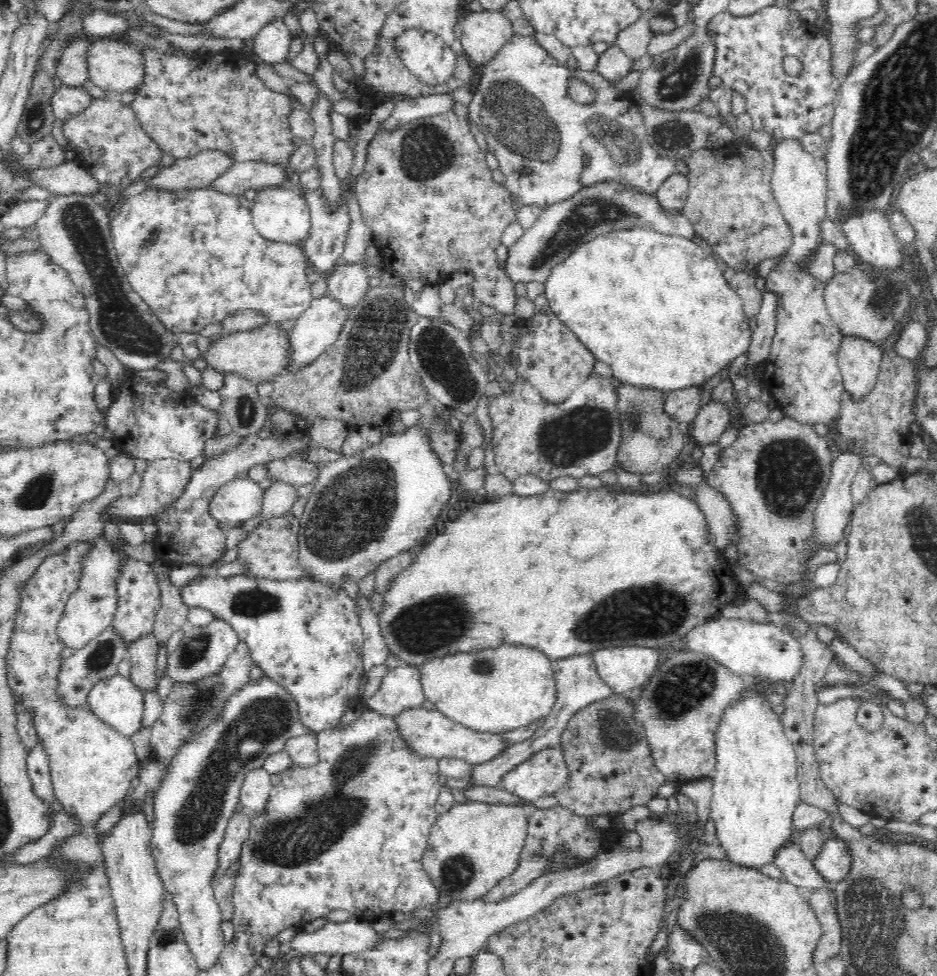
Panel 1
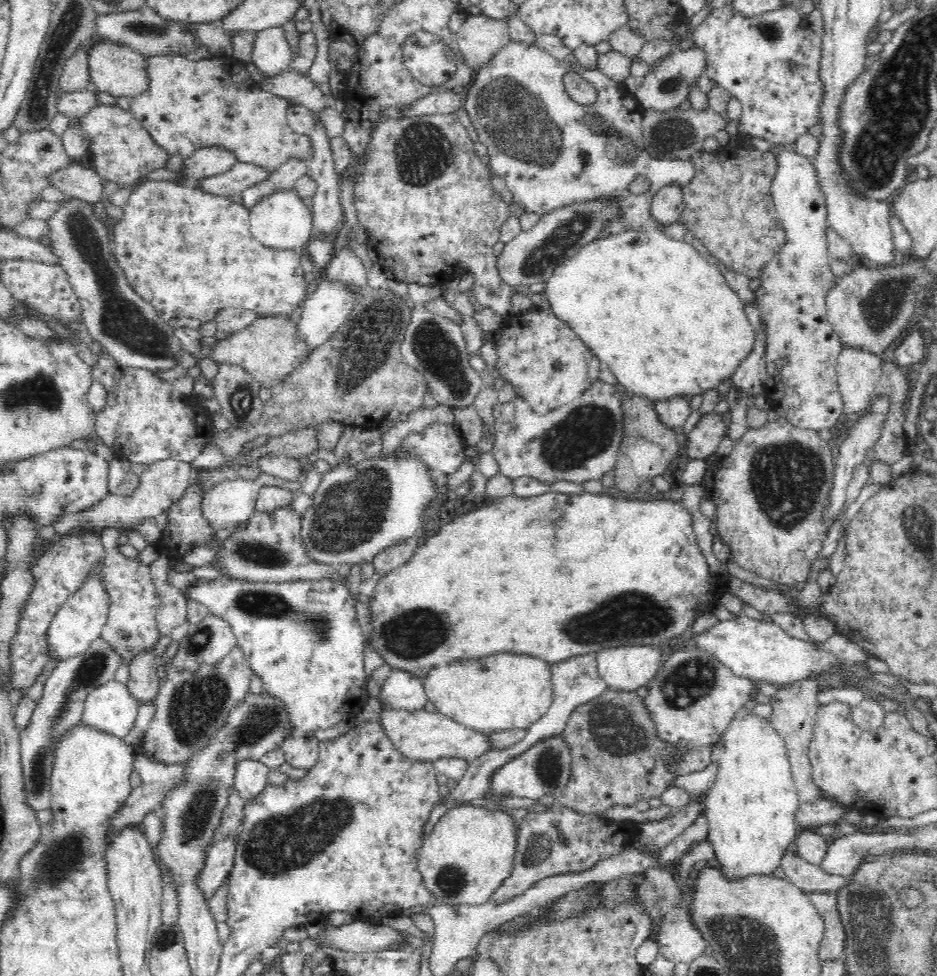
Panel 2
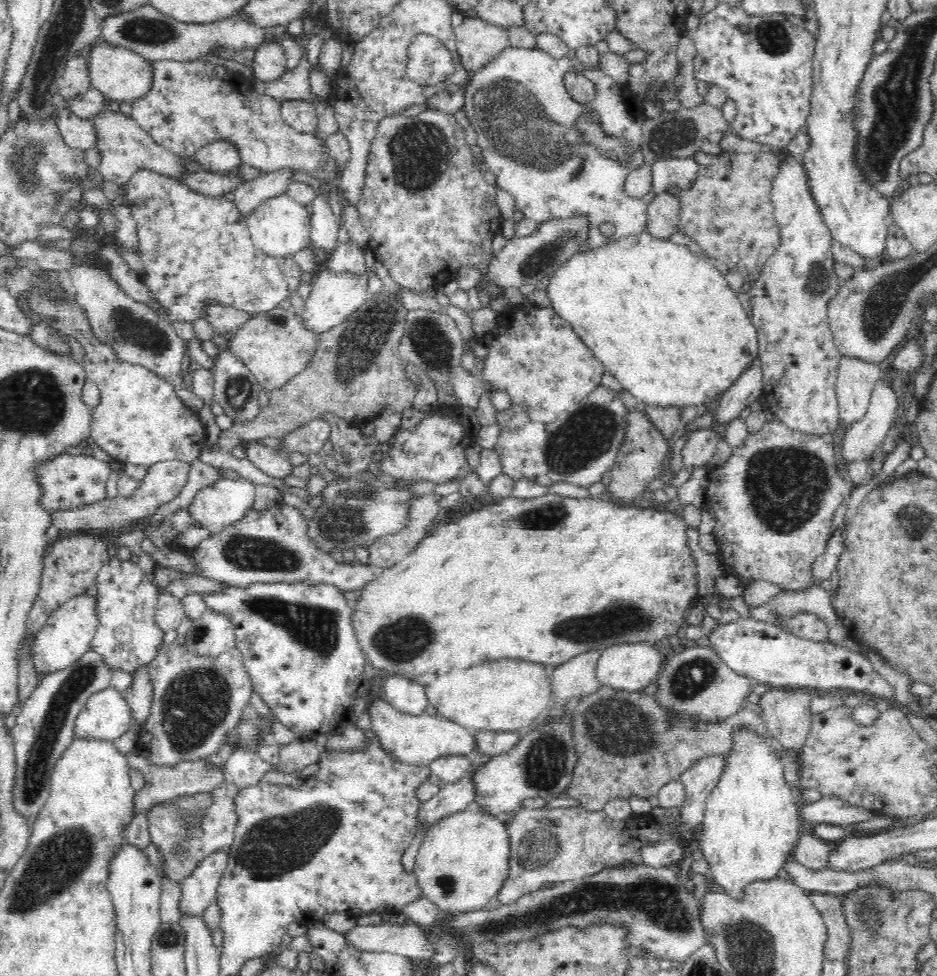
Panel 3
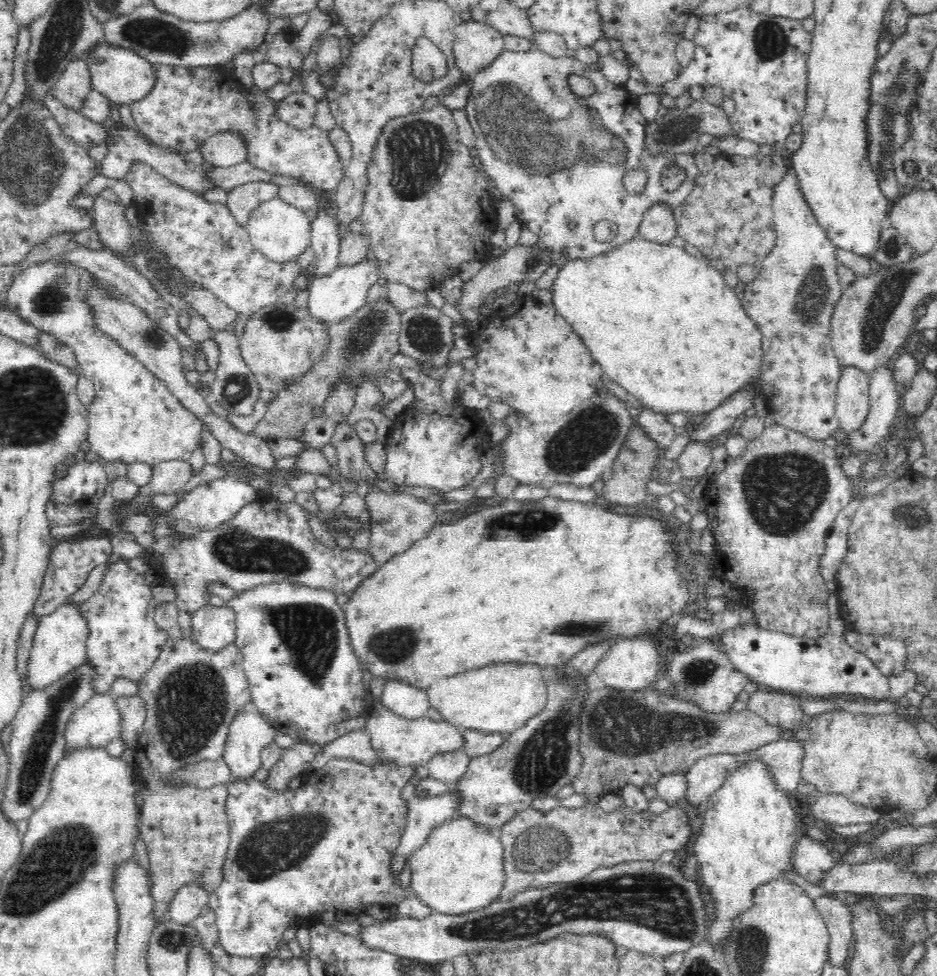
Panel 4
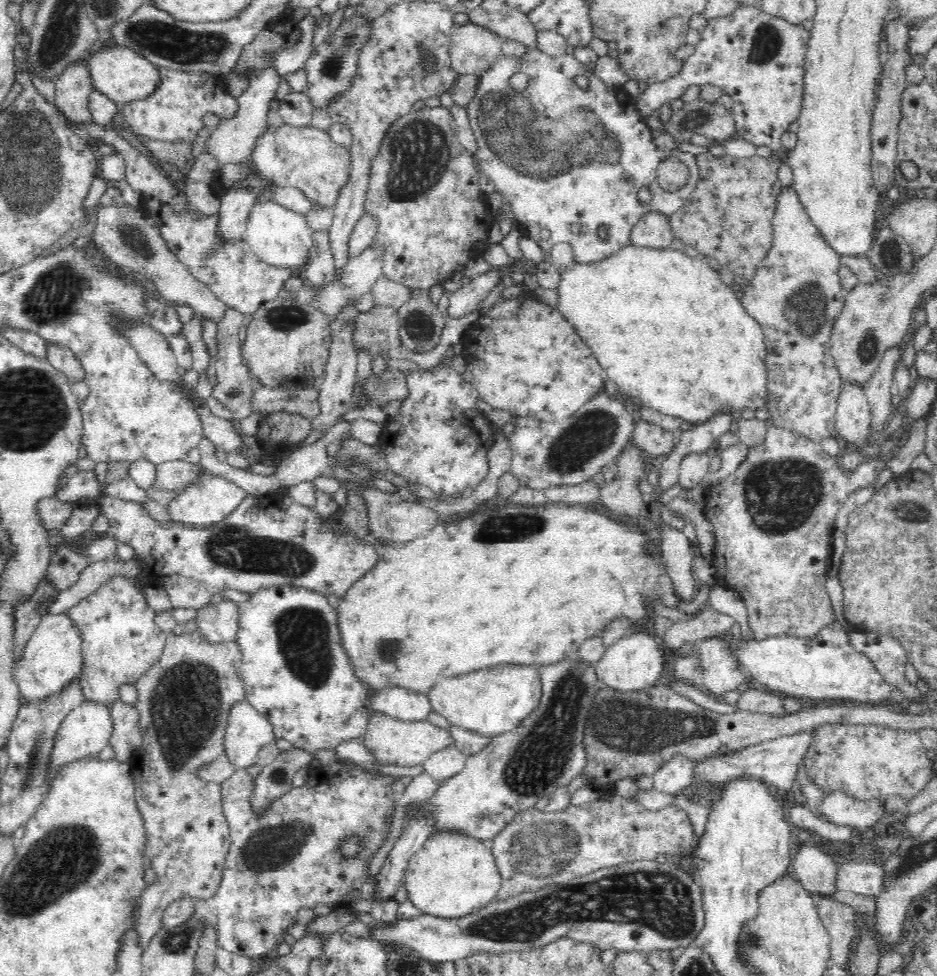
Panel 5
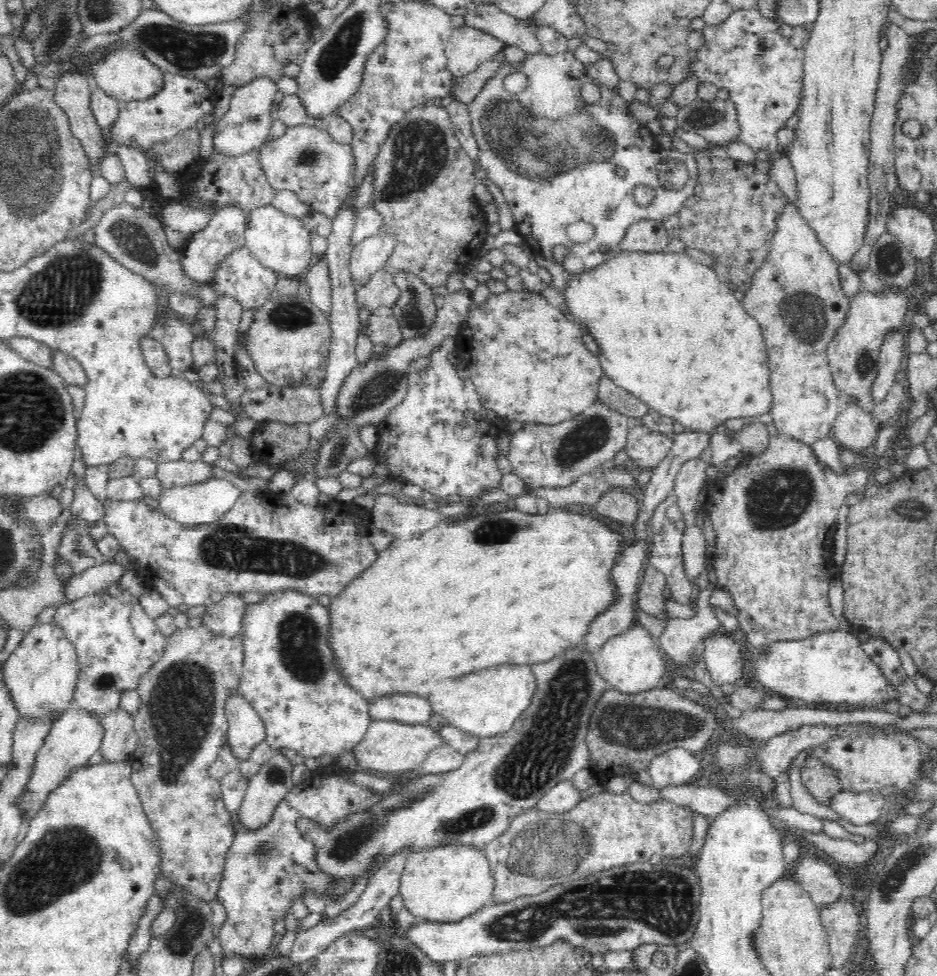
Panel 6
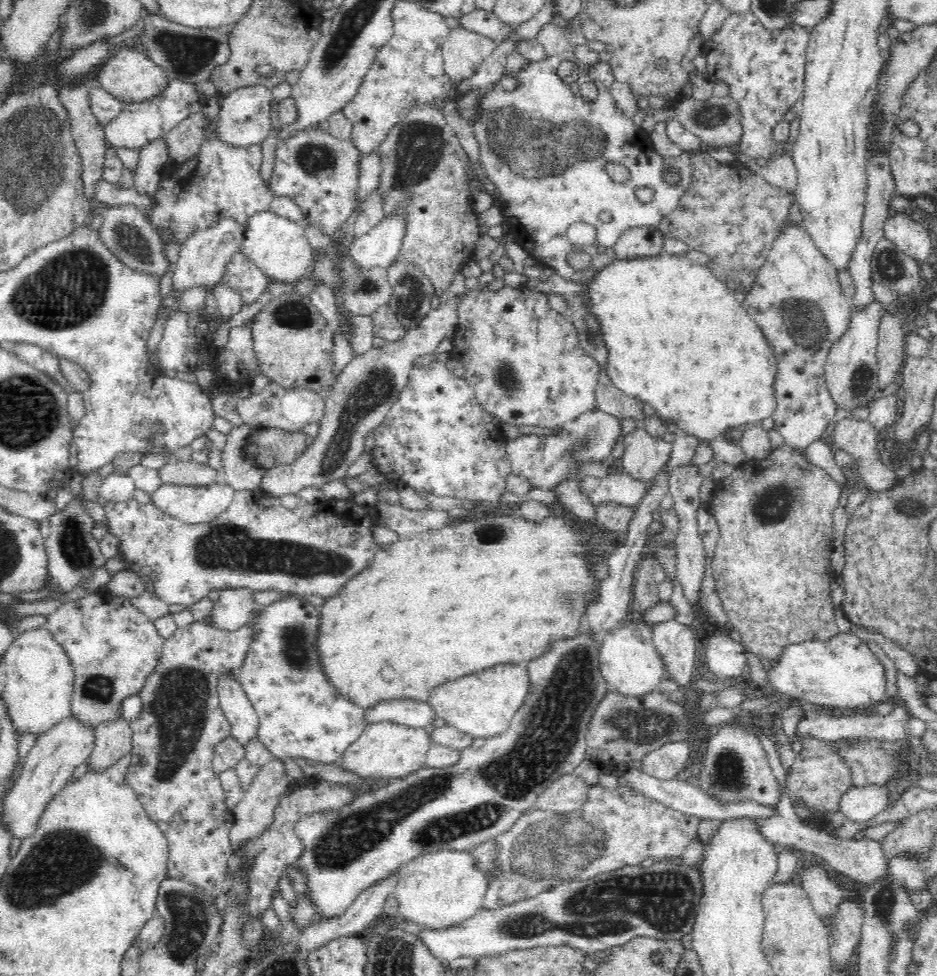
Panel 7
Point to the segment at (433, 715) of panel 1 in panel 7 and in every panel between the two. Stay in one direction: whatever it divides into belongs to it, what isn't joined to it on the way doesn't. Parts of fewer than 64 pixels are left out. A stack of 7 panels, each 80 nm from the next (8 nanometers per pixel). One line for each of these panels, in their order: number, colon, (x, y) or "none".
2: (420, 736)
3: (419, 739)
4: (404, 742)
5: (390, 742)
6: (388, 746)
7: (383, 751)

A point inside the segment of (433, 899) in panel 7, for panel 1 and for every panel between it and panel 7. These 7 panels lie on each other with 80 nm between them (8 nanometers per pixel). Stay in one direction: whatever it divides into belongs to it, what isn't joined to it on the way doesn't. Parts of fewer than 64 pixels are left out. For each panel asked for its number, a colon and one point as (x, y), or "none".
1: (471, 847)
2: (468, 854)
3: (462, 863)
4: (459, 869)
5: (451, 876)
6: (444, 885)

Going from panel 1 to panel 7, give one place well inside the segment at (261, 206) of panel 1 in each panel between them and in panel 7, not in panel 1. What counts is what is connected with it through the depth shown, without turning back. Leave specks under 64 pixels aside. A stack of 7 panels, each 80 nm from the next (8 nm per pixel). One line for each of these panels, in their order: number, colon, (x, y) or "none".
2: (281, 222)
3: (280, 227)
4: (280, 232)
5: (278, 237)
6: (280, 242)
7: (277, 246)

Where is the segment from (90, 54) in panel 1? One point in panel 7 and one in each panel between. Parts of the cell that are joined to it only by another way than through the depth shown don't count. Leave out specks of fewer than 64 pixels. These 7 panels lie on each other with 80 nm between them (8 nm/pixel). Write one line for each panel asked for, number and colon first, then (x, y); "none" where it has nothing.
2: (116, 69)
3: (120, 74)
4: (123, 76)
5: (123, 75)
6: (129, 76)
7: (131, 76)

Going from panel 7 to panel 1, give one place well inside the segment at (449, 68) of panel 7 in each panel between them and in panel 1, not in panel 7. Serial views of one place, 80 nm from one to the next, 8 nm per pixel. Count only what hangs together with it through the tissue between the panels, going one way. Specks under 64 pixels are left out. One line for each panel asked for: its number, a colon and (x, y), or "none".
1: (482, 34)
2: (479, 38)
3: (477, 42)
4: (475, 45)
5: (472, 49)
6: (466, 48)

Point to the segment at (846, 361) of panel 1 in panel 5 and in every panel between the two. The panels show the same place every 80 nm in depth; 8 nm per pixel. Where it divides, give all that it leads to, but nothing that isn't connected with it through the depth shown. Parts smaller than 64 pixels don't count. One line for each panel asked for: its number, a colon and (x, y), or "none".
2: (858, 373)
3: (855, 381)
4: (852, 404)
5: (853, 422)

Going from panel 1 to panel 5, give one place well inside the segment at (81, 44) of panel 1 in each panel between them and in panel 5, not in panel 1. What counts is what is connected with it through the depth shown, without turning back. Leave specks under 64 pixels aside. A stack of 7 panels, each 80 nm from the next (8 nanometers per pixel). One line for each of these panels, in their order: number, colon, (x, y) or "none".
2: (75, 76)
3: (75, 81)
4: (71, 89)
5: (73, 87)

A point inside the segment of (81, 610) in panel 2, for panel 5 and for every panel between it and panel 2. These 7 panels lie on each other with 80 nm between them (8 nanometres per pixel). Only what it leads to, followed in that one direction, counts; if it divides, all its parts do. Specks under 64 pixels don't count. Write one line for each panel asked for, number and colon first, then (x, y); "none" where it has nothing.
3: (65, 636)
4: (58, 647)
5: (51, 659)

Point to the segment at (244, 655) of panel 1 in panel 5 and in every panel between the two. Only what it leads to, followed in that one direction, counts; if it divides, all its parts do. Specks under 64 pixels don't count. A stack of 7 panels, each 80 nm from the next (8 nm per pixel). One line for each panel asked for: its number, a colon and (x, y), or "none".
2: (192, 705)
3: (197, 701)
4: (190, 695)
5: (183, 702)

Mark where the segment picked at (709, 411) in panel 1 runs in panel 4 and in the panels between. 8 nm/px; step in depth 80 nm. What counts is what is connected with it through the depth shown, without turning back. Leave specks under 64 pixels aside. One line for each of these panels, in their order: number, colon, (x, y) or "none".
2: (703, 440)
3: (701, 446)
4: (694, 460)

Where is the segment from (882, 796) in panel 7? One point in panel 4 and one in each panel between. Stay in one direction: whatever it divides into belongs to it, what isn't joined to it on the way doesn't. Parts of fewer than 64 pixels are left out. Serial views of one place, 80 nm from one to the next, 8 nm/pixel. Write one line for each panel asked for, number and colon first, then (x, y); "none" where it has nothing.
4: (836, 809)
5: (838, 807)
6: (859, 808)

